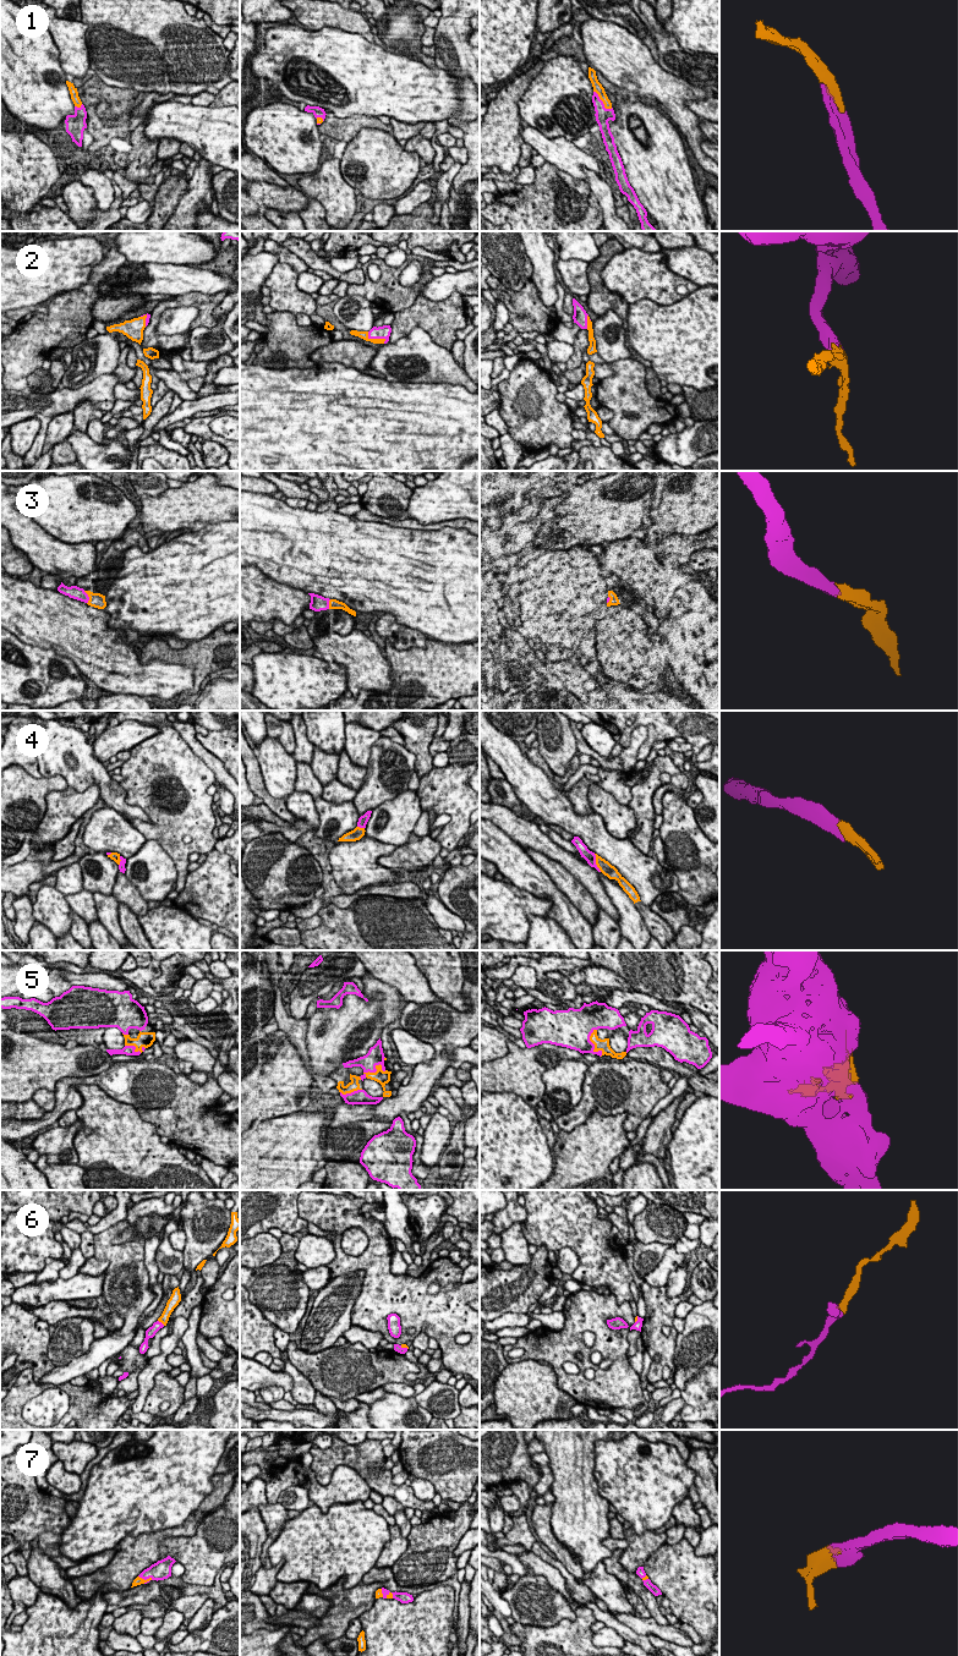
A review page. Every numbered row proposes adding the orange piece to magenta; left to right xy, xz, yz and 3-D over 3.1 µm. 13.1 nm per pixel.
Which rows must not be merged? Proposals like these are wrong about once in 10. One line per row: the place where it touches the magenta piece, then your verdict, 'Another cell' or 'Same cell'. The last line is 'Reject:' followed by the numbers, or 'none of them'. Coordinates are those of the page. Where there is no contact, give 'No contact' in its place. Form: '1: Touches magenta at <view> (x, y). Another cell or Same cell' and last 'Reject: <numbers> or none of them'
1: Touches magenta at yz (602, 103). Same cell
2: Touches magenta at xz (376, 338). Same cell
3: Touches magenta at xy (88, 597). Same cell
4: Touches magenta at yz (595, 862). Same cell
5: Touches magenta at yz (594, 1045). Same cell
6: Touches magenta at xy (160, 1322). Same cell
7: Touches magenta at xy (146, 1579). Same cell
Reject: none of them

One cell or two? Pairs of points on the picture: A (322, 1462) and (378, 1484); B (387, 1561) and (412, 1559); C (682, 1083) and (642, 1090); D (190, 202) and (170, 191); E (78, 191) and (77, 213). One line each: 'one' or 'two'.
A: one
B: two
C: two
D: two
E: one

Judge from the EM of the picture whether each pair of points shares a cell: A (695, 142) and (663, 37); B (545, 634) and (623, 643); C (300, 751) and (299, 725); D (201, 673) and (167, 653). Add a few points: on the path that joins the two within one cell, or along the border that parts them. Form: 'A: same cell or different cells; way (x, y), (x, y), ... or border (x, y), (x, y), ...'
A: different cells; border (658, 61), (667, 71), (685, 78), (700, 88)
B: different cells; border (606, 613), (595, 623), (595, 654), (601, 667)
C: same cell; way (300, 745), (300, 731)
D: same cell; way (195, 663), (187, 656), (176, 656)

